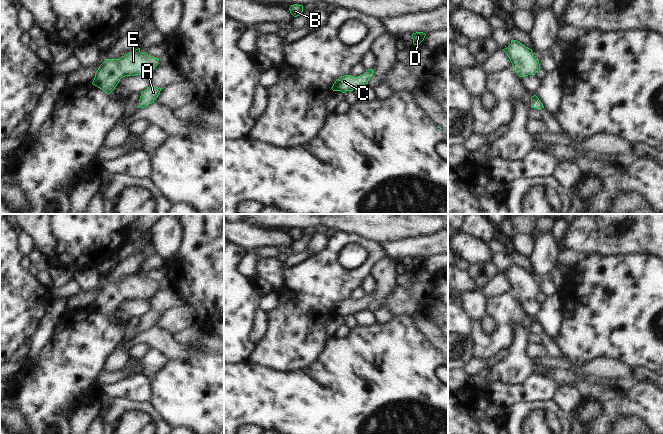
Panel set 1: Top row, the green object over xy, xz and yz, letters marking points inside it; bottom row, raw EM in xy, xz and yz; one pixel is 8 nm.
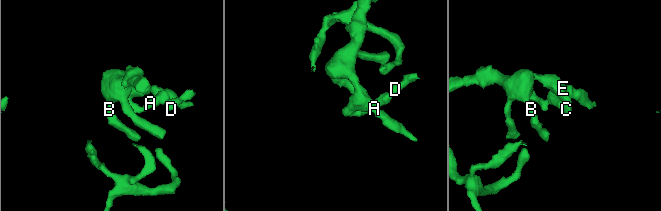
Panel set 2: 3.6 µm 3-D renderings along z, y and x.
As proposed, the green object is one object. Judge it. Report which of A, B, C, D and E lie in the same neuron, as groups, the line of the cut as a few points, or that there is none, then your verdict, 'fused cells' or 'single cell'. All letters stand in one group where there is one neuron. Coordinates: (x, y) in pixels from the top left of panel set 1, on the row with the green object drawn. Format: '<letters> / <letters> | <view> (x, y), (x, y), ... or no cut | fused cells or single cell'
A B C D E | no cut | single cell

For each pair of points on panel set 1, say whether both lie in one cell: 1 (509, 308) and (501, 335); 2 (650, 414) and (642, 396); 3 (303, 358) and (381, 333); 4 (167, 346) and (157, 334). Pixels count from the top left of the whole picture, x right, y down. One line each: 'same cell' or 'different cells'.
1: same cell
2: same cell
3: different cells
4: same cell

